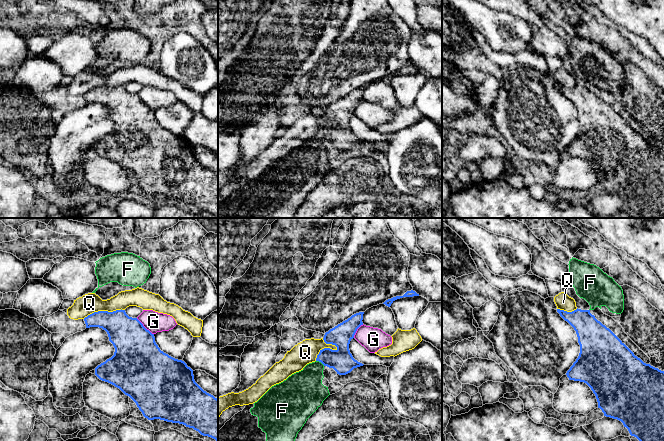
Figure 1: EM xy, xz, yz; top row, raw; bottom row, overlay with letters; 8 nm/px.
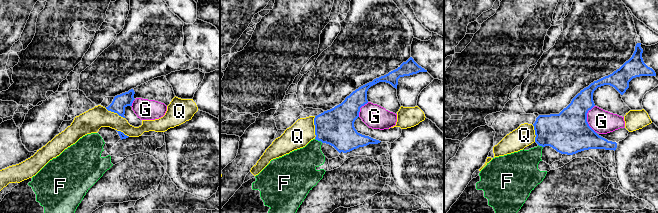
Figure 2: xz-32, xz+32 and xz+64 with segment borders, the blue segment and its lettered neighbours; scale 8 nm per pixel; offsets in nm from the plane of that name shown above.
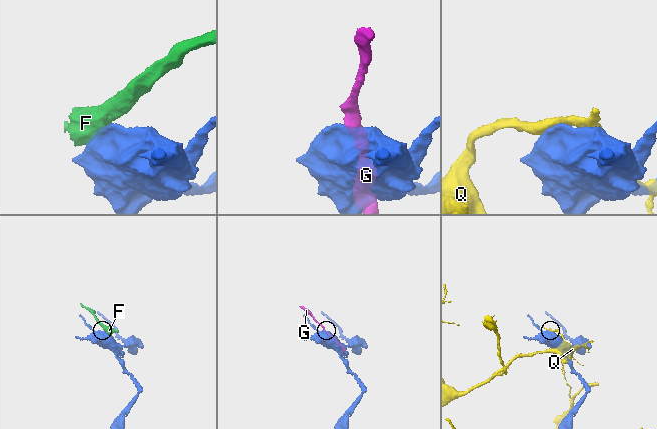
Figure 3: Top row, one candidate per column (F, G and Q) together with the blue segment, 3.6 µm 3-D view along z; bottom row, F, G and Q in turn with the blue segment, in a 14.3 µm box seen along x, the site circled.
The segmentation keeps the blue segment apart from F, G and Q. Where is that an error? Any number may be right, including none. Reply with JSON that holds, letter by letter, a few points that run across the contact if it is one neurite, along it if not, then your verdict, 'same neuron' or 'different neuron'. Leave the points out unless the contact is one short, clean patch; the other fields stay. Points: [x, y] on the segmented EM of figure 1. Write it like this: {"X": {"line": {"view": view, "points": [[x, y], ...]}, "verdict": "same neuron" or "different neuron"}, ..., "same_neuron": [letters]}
{"F": {"line": {"view": "xz", "points": [[316, 360], [324, 365]]}, "verdict": "different neuron"}, "G": {"verdict": "different neuron"}, "Q": {"verdict": "different neuron"}, "same_neuron": []}

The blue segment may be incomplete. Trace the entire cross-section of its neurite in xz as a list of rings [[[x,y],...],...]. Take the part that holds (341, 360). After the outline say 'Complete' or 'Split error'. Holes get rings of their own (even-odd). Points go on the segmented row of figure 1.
[[[364,312],[356,313],[326,332],[323,338],[324,342],[335,345],[337,349],[324,348],[320,350],[316,361],[333,368],[339,375],[346,375],[354,368],[363,366],[364,364],[353,358],[349,350],[350,341],[354,338],[357,329],[363,325],[363,314]]]. Complete

